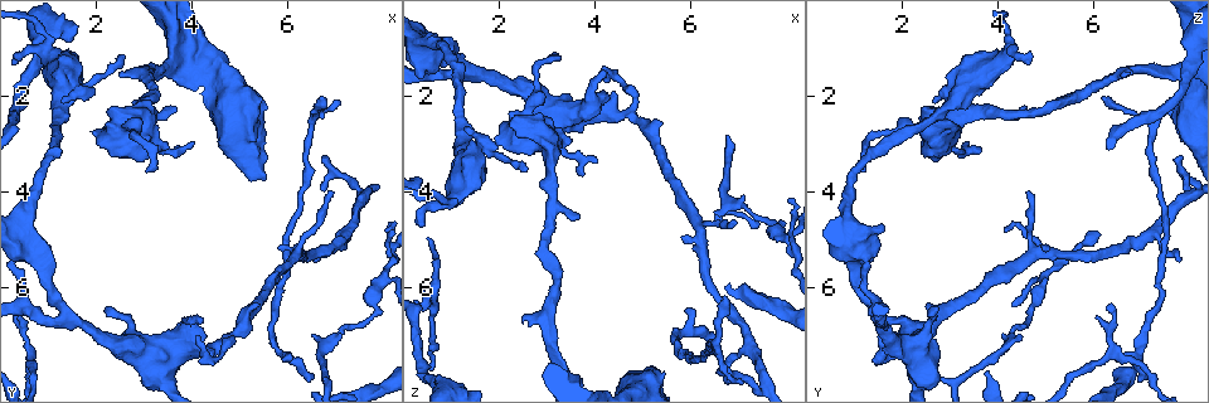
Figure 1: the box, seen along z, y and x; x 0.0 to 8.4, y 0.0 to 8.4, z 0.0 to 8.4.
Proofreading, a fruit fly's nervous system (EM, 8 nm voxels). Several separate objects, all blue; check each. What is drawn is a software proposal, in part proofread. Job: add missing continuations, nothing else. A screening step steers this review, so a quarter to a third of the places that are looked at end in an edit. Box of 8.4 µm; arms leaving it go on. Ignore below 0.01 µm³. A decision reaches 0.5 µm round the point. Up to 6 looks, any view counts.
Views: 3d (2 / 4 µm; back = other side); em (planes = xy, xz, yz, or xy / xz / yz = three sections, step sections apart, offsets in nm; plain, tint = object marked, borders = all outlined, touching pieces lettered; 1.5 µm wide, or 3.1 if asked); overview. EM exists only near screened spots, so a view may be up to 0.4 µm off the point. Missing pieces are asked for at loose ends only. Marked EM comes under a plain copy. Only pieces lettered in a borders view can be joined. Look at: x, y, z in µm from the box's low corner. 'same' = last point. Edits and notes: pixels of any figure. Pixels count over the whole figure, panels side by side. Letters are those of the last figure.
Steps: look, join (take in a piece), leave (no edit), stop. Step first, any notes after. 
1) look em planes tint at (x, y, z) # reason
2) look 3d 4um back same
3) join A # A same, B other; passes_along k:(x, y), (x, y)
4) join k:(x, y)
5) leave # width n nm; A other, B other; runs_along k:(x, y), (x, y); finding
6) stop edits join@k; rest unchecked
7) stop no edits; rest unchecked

look em planes borders at (6.55, 7.80, 7.10) # thin end

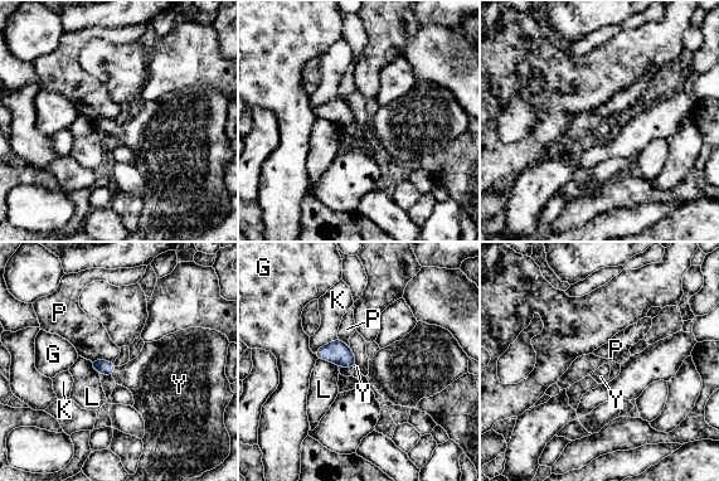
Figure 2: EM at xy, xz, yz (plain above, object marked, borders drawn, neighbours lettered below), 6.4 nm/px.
join Y # longest_contact K 190 nm; G other, K other, L other, P other, Y same; passes_along 2:(102, 367), (113, 372), (151, 378); it goes on there

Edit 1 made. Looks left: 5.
look 3d 4um at (2.20, 6.40, 2.70) # free end

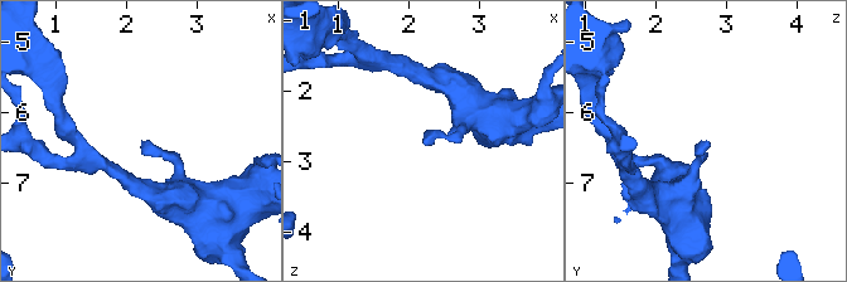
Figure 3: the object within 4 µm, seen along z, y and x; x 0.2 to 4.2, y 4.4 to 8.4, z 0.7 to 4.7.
look em xy step 4 tint at (2.20, 6.45, 2.75) # need the tissue

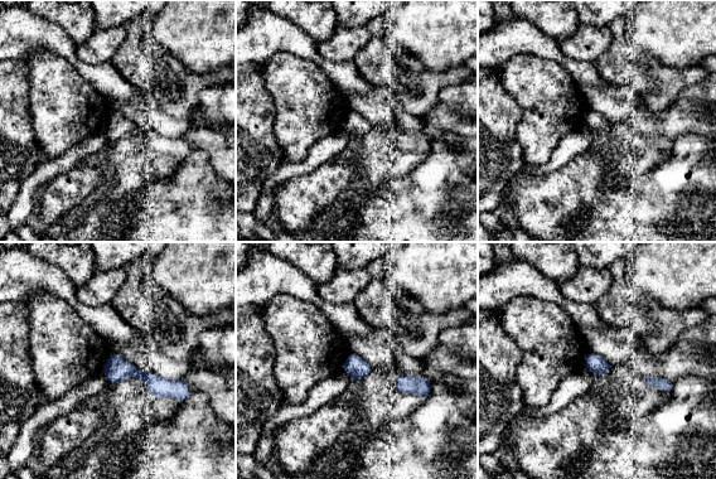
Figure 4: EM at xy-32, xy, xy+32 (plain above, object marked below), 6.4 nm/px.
look em planes borders same # cut it another way

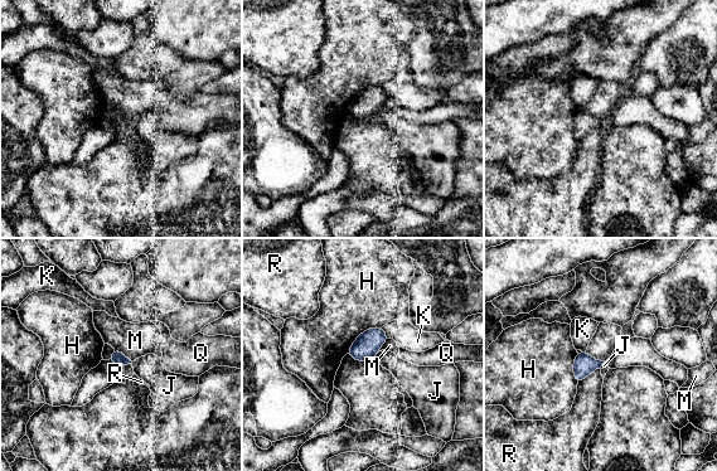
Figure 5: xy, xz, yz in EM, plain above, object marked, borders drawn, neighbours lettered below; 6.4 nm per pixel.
leave # H other, J other, K other, M other, Q other, R other; none of them fits

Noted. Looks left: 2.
look em xz step 4 tint at (4.15, 6.70, 1.45) # free end

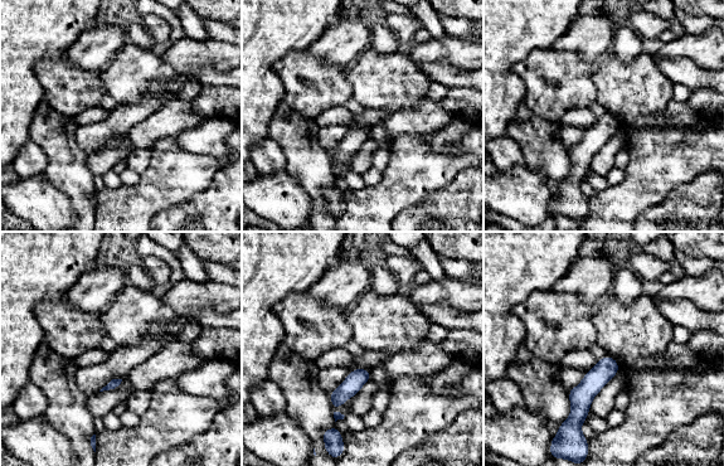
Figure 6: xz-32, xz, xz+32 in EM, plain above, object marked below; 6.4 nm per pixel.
look em planes borders same

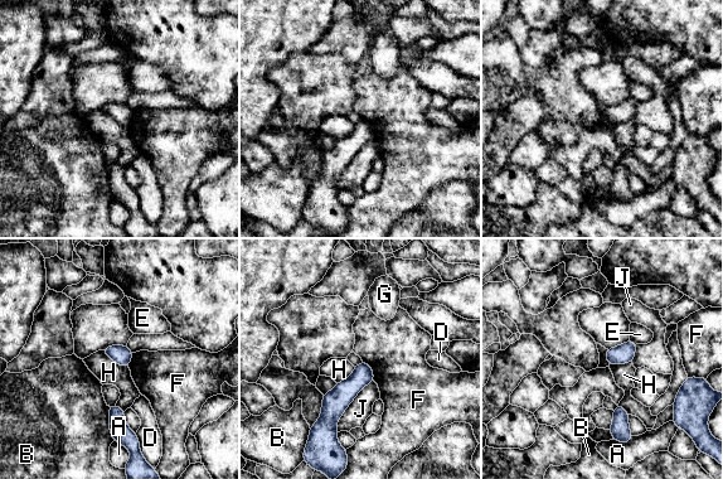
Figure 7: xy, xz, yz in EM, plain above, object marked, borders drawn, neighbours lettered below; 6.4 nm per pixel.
leave # A other, B other, D other, E other, F other, G other, H other, J other; runs_along 7:(364, 366), (324, 425); no lettered piece goes on from it

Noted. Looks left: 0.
stop edits join@2; rest unchecked

